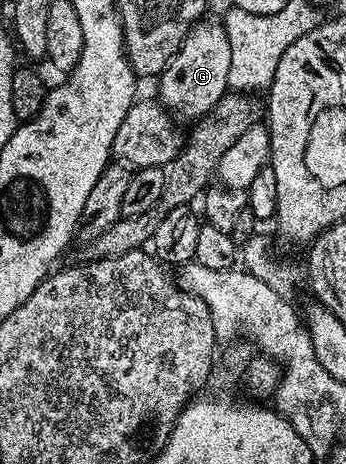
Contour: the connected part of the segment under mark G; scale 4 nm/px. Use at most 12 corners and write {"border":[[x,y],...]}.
{"border":[[200,19],[159,74],[157,97],[198,119],[229,92],[229,35]]}

